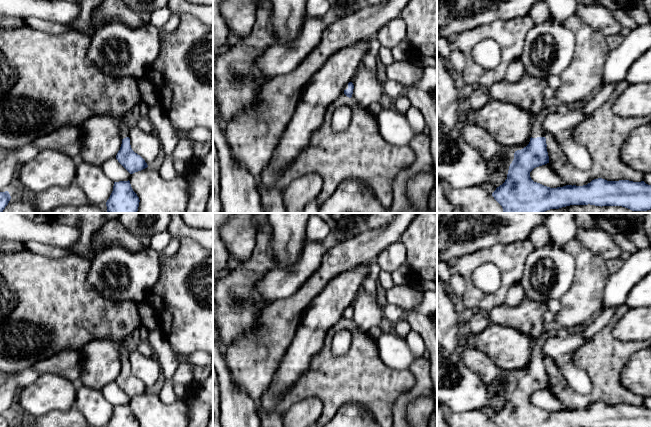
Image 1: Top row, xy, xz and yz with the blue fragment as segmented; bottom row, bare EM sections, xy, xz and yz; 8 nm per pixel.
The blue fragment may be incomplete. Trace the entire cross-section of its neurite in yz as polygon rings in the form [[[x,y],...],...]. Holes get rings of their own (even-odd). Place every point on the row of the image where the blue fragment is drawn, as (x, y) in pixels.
[[[554,104],[543,105],[539,115],[531,127],[529,144],[514,153],[514,159],[509,166],[507,179],[492,193],[494,199],[502,206],[503,213],[544,213],[550,209],[559,209],[570,205],[622,206],[632,211],[647,211],[651,209],[651,185],[644,181],[629,180],[607,181],[594,179],[587,185],[566,185],[550,188],[534,182],[530,172],[539,166],[549,163],[546,138],[543,135],[542,123],[551,113],[556,112]]]

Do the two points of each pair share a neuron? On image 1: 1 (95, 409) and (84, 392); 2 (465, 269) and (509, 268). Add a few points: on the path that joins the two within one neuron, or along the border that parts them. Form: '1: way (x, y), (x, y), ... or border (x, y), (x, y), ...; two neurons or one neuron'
1: way (92, 405), (85, 396); one neuron
2: way (476, 259), (479, 257), (498, 257); one neuron

